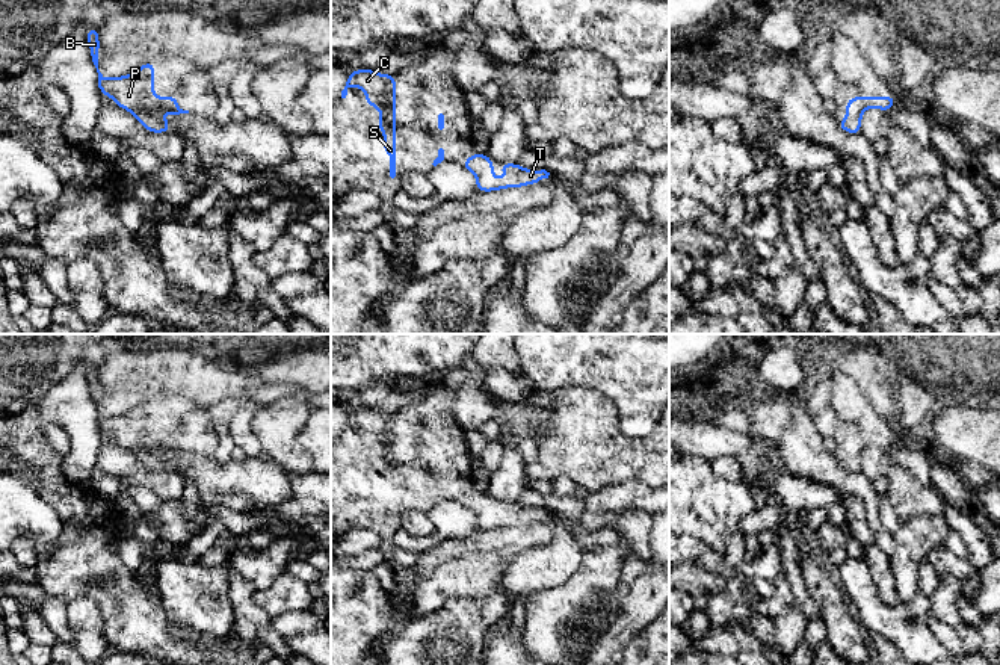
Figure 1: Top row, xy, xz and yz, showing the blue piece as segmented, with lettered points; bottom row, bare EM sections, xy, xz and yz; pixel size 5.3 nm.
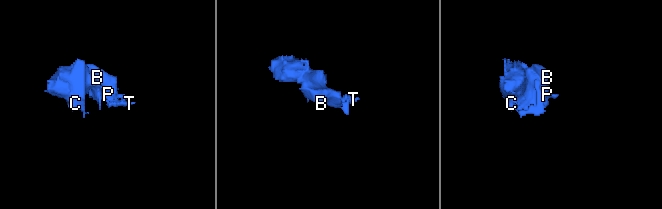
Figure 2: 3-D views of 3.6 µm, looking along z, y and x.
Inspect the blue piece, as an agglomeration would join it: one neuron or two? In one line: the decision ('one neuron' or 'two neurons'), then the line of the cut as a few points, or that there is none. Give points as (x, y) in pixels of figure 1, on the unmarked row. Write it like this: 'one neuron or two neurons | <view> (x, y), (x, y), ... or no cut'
one neuron | no cut

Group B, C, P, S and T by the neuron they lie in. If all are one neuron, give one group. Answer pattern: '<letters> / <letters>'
B C P S T

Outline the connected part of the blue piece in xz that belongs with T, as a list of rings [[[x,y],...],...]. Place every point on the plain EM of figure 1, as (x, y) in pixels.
[[[480,491],[471,493],[461,502],[465,508],[476,514],[476,526],[480,530],[502,529],[508,526],[523,526],[527,523],[539,521],[542,517],[548,517],[550,511],[545,508],[524,508],[518,502],[500,502],[498,508],[508,511],[508,517],[492,515],[492,497]]]

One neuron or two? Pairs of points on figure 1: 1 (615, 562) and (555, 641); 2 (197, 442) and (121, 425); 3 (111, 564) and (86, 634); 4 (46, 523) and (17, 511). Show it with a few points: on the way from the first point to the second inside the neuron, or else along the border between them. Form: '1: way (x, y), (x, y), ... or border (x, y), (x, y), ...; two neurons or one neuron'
1: way (595, 582), (589, 594), (562, 621); one neuron
2: way (179, 428), (139, 428); one neuron
3: border (71, 599), (89, 596), (94, 600), (106, 638); two neurons
4: way (38, 519), (24, 513); one neuron

